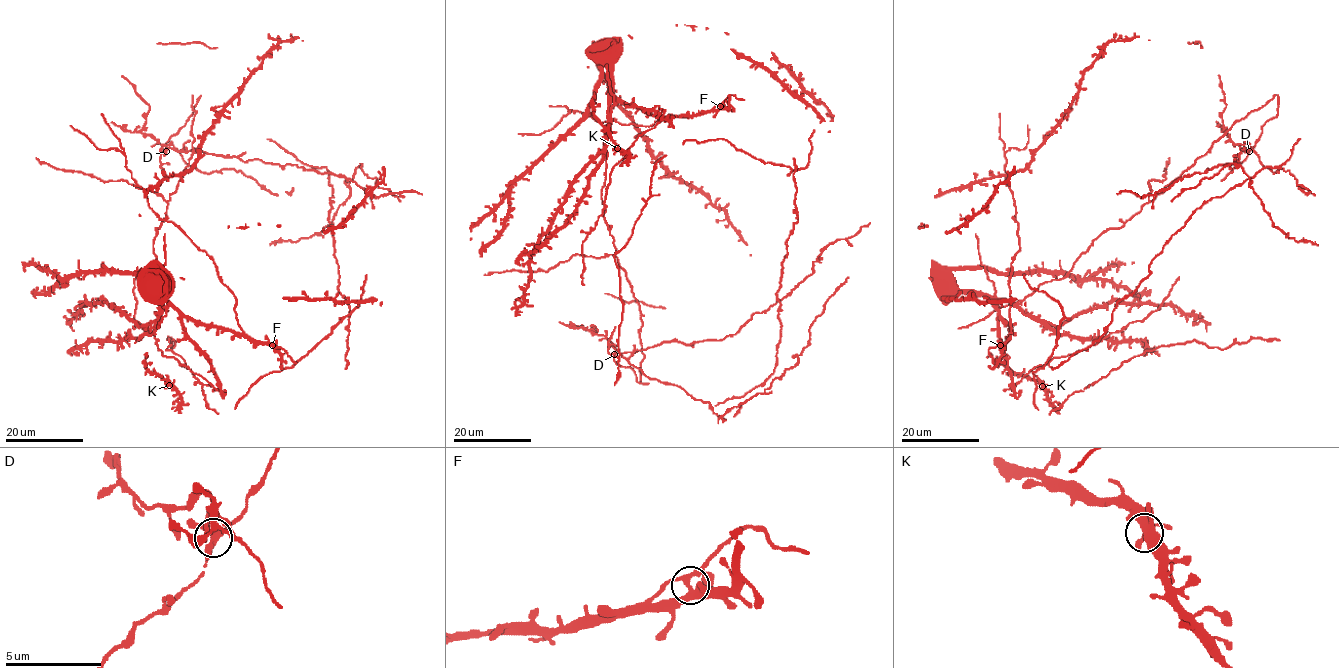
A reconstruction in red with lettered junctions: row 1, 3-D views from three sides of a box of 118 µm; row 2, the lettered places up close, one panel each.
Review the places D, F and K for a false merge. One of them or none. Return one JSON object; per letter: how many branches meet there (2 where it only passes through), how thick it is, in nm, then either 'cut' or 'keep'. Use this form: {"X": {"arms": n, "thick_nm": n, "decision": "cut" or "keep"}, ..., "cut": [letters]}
{"D": {"arms": 6, "thick_nm": 320, "decision": "cut"}, "F": {"arms": 5, "thick_nm": 360, "decision": "keep"}, "K": {"arms": 5, "thick_nm": 400, "decision": "keep"}, "cut": ["D"]}

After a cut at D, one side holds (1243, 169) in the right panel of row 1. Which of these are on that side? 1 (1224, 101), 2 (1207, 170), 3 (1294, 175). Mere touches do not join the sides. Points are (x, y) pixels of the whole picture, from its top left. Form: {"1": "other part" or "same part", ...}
{"1": "same part", "2": "same part", "3": "same part"}

